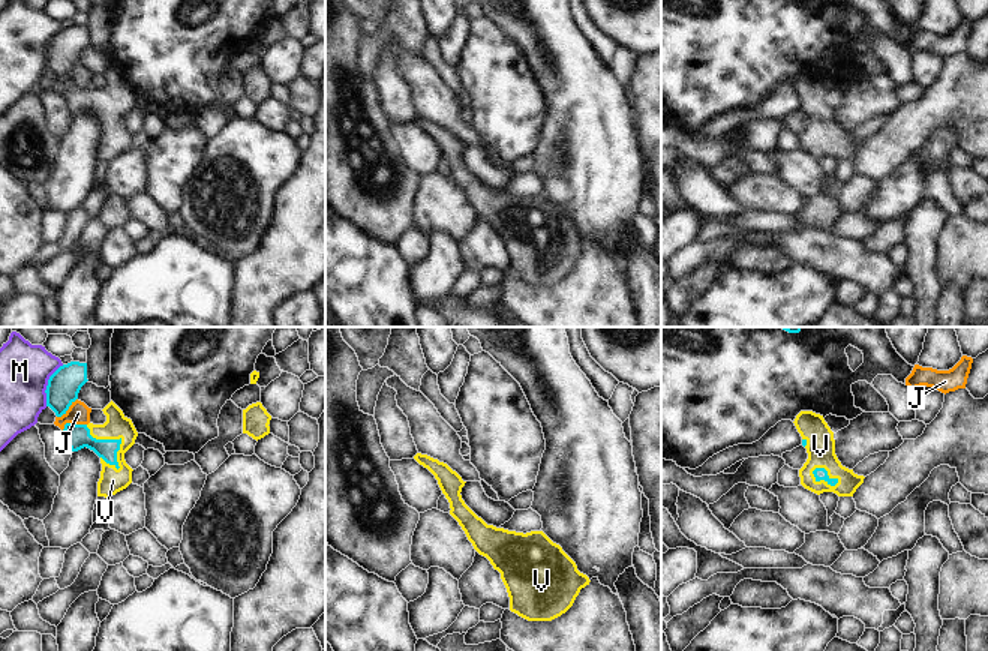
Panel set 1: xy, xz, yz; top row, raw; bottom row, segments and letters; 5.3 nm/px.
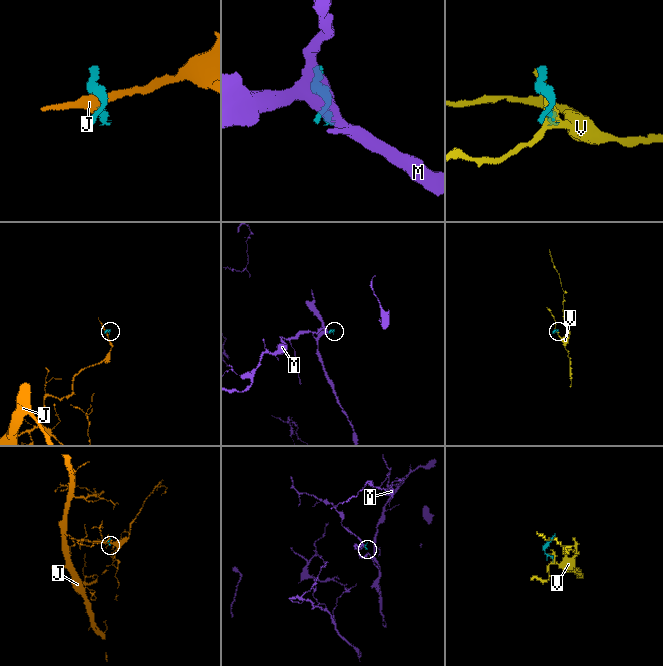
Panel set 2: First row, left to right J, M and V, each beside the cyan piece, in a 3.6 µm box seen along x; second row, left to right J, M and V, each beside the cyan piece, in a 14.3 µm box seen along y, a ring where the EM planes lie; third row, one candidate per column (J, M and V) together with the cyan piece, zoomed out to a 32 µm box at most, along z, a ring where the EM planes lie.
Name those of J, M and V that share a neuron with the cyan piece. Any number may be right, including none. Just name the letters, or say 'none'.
V

